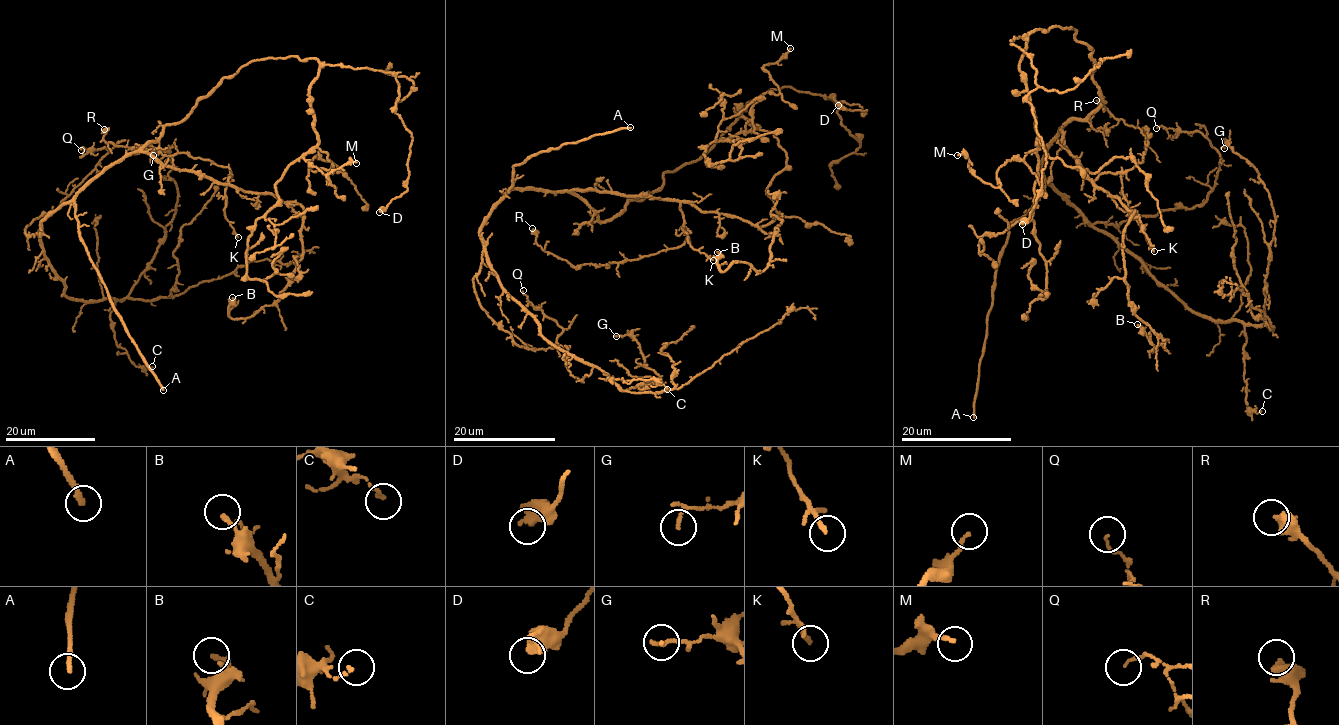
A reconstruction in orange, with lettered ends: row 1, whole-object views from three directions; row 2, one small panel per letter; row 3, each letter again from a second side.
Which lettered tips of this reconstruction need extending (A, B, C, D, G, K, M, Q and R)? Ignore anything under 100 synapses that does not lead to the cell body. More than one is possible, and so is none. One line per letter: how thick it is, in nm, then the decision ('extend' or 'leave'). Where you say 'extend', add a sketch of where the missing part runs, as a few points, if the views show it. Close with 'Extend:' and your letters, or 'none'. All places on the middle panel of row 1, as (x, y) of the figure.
A: 190 nm | extend | (630, 127), (671, 115), (665, 102), (612, 75), (498, 68), (472, 59), (452, 46)
B: 200 nm | leave
C: 130 nm | leave
D: 500 nm | leave
G: 110 nm | leave
K: 180 nm | leave
M: 140 nm | leave
Q: 100 nm | leave
R: 400 nm | leave
Extend: A

